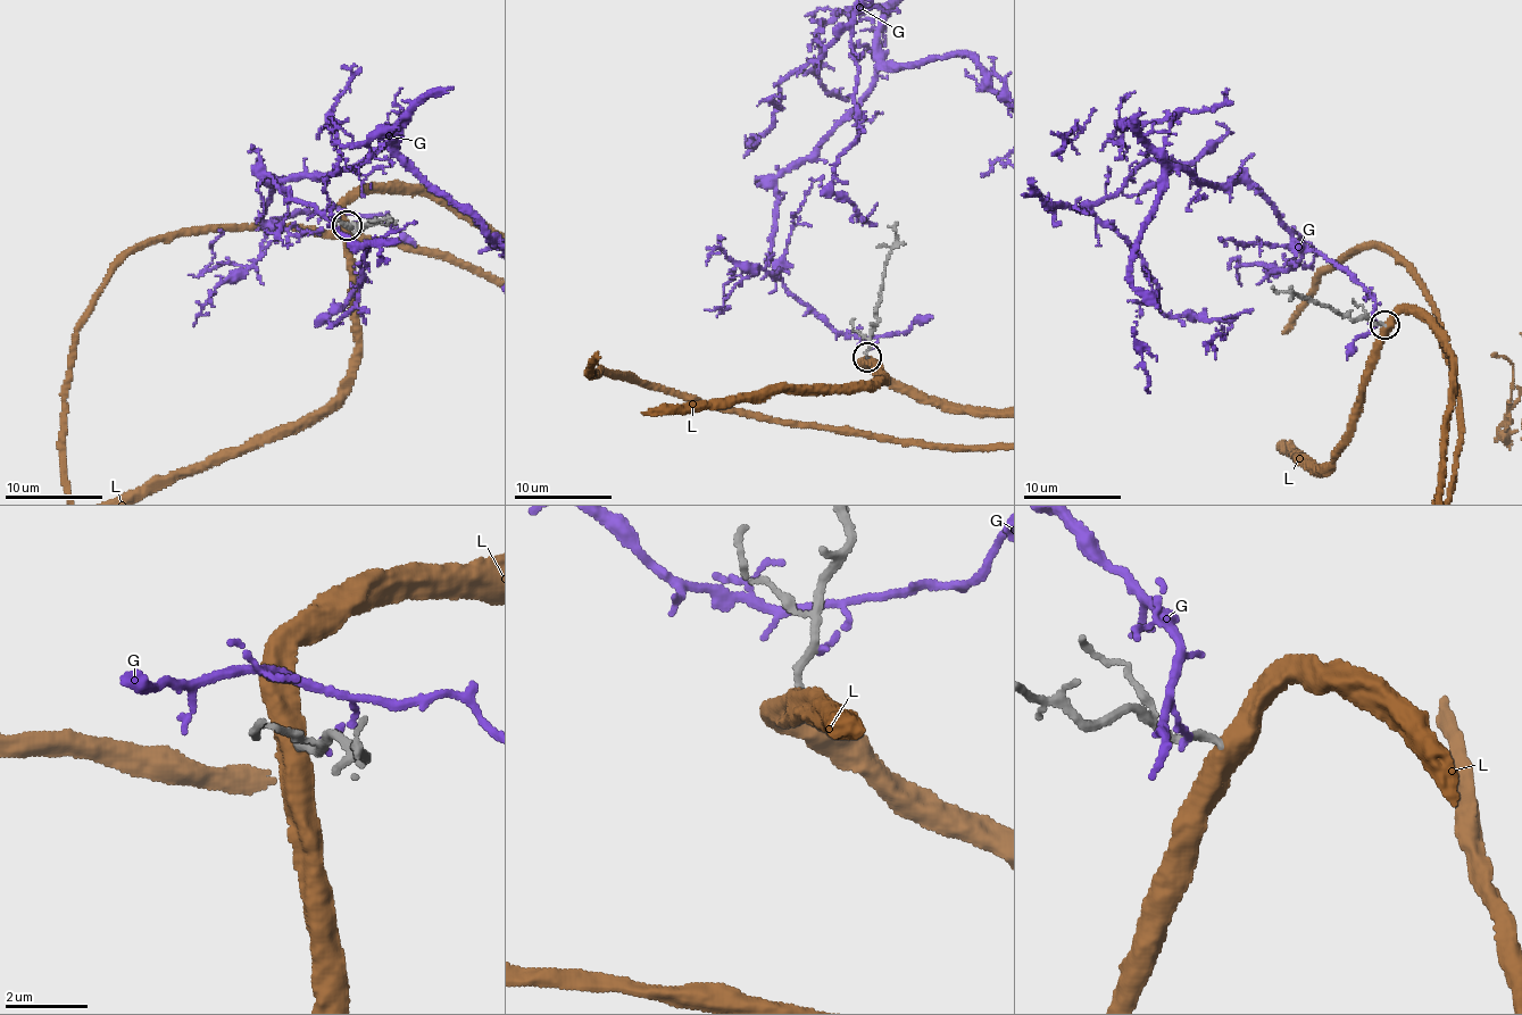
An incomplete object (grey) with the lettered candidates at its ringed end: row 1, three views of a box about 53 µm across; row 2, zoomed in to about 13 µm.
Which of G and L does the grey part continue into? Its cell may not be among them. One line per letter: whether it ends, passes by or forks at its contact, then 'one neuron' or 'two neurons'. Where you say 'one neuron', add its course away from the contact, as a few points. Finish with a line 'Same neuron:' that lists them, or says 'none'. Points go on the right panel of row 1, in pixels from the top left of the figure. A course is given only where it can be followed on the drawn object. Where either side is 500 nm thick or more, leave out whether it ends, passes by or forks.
G: it ends there; two neurons
L: two neurons
Same neuron: none

